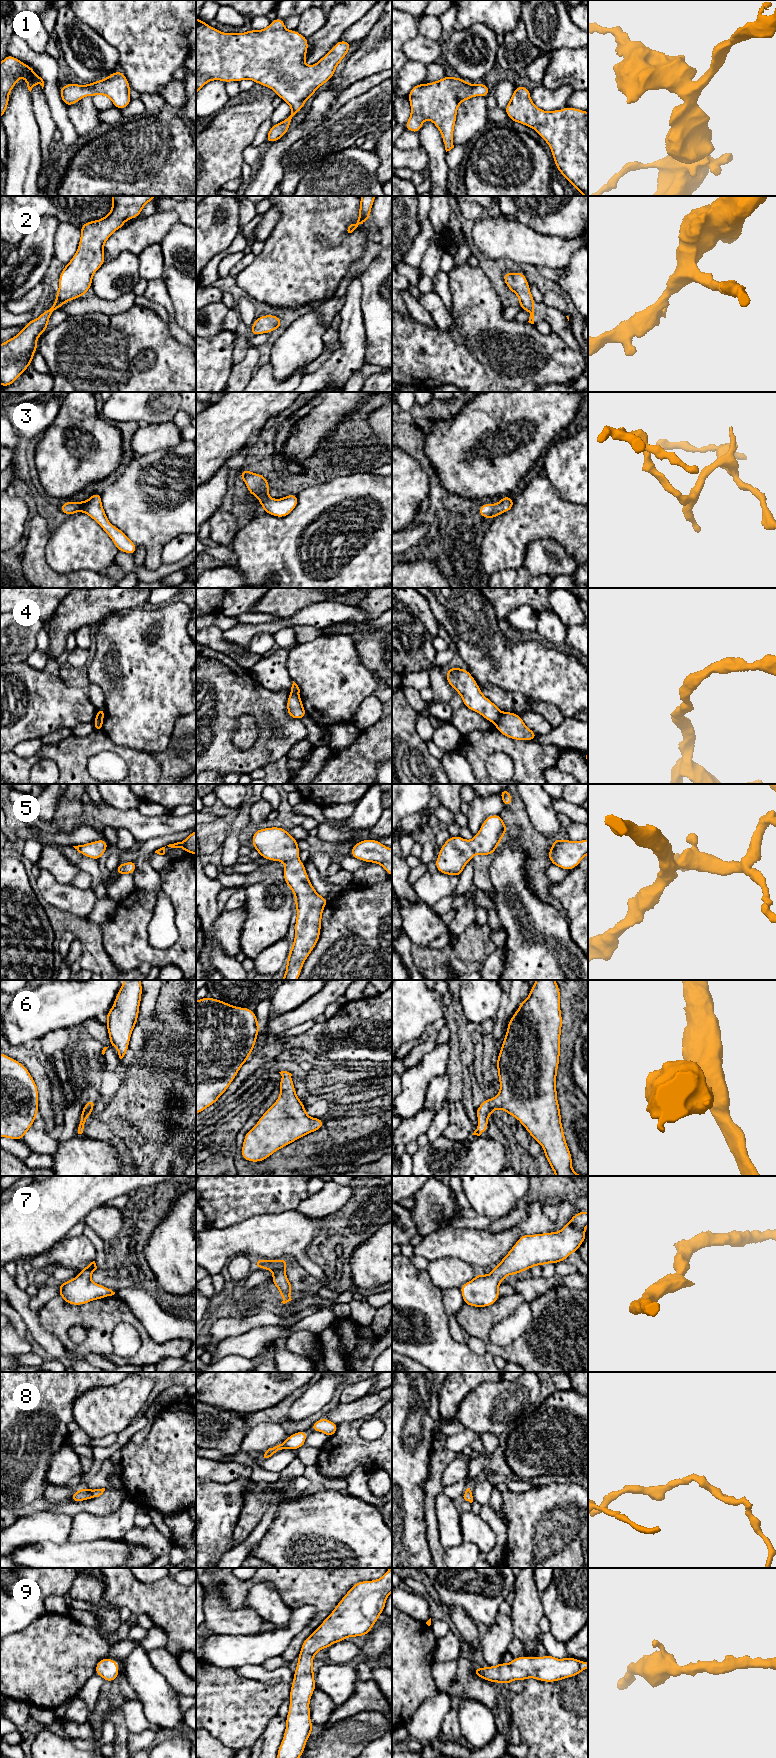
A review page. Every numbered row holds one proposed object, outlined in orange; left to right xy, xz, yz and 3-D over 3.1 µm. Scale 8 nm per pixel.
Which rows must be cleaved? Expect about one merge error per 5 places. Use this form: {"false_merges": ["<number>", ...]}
{"false_merges": ["4"]}

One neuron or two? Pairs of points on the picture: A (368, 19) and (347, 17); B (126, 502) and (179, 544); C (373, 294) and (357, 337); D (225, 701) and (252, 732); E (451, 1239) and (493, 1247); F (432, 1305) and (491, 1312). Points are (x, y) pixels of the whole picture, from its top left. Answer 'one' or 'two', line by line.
A: two
B: two
C: two
D: two
E: one
F: two

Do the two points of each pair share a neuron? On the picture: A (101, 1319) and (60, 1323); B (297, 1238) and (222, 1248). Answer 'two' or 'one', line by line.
A: one
B: one

